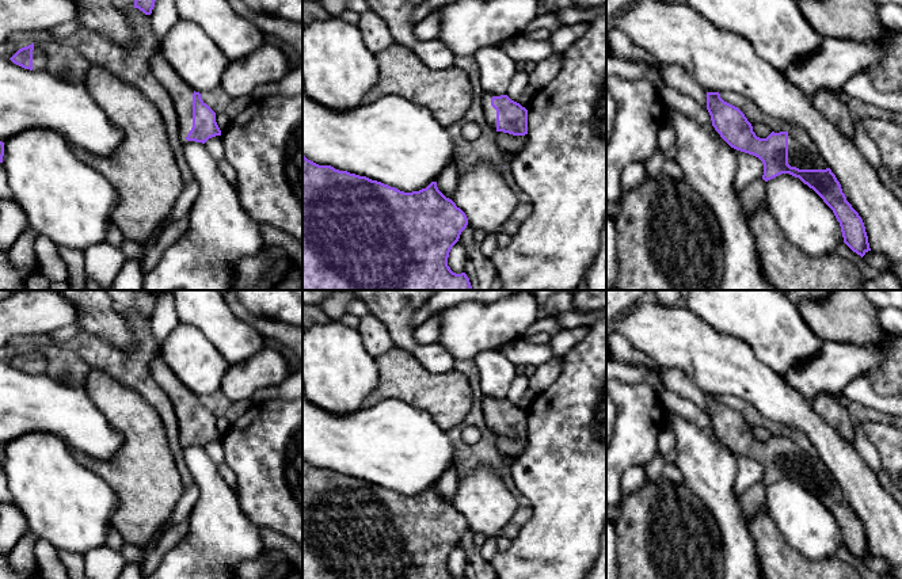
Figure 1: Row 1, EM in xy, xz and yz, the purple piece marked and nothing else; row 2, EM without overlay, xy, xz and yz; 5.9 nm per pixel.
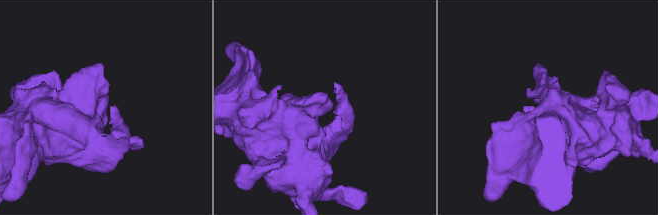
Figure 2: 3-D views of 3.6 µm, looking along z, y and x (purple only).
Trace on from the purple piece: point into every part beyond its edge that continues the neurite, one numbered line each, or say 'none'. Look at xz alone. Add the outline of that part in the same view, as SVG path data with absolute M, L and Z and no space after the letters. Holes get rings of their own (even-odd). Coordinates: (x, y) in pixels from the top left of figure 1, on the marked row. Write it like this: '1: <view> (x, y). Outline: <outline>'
1: xz (490, 113). Outline: M483 92L482 106L486 122L496 130L496 110L491 106L492 95Z

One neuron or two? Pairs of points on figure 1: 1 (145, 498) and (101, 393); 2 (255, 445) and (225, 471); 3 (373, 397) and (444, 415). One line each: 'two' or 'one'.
1: one
2: two
3: one

